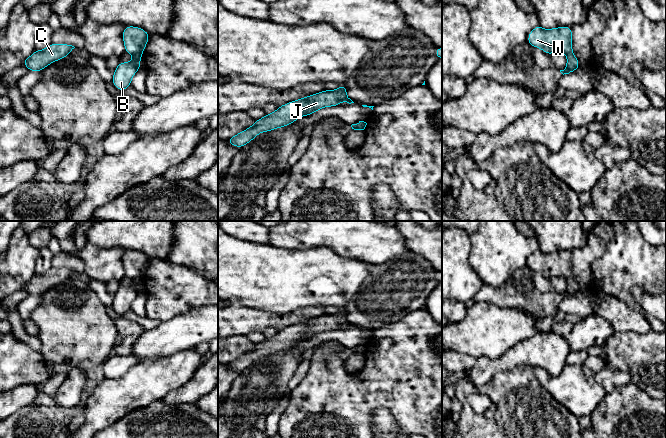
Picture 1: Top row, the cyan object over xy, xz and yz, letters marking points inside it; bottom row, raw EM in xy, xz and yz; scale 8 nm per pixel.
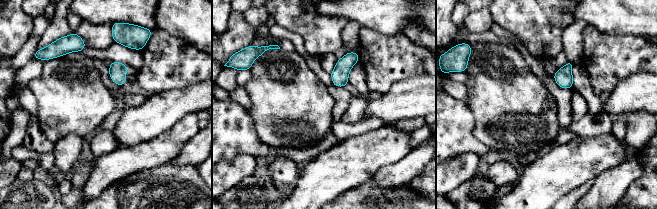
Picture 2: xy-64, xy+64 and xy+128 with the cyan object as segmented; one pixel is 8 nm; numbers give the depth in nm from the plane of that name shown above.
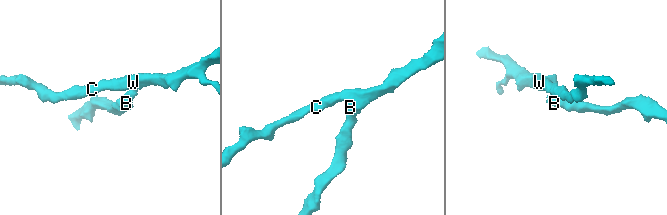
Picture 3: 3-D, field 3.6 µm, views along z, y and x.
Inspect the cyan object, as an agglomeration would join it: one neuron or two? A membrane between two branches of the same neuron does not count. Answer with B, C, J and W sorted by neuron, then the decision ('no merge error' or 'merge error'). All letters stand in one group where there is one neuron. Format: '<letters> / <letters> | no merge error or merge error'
B / C J W | merge error

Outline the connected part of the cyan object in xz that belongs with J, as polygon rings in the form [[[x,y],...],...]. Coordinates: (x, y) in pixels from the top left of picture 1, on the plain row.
[[[344,308],[337,313],[324,314],[279,330],[275,336],[255,344],[252,350],[227,363],[227,366],[241,372],[262,356],[286,351],[302,340],[309,340],[325,331],[339,330],[341,326],[354,327],[347,320]]]

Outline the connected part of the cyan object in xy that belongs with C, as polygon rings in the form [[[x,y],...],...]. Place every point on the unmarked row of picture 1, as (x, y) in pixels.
[[[52,267],[45,273],[35,274],[31,280],[22,286],[22,289],[25,289],[29,295],[42,295],[51,287],[69,280],[74,272],[74,270],[66,267]]]

